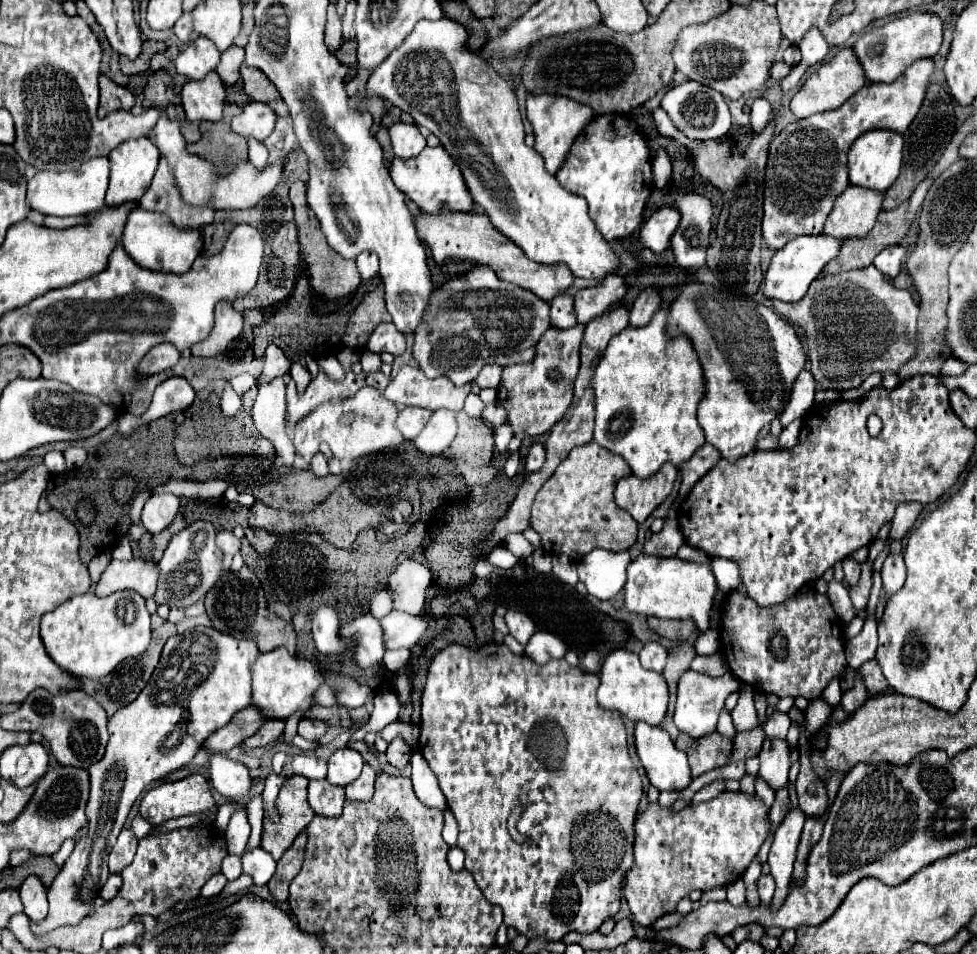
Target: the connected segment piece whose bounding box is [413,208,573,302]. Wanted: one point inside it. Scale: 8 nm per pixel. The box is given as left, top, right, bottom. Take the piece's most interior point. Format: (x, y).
(449, 235)

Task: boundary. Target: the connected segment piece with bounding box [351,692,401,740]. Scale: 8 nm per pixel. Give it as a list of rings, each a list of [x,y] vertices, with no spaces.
[[[383,692],[375,696],[375,710],[371,712],[371,718],[367,724],[363,724],[359,730],[353,732],[351,740],[363,740],[367,732],[379,732],[383,726],[387,726],[389,722],[395,722],[399,718],[399,700],[393,692]]]

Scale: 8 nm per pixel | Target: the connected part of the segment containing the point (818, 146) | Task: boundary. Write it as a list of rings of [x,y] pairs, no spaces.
[[[931,58],[917,60],[891,84],[871,82],[837,110],[791,122],[773,138],[769,148],[763,202],[763,238],[773,252],[781,250],[799,234],[821,234],[835,200],[849,186],[847,152],[853,140],[875,128],[905,132],[925,100],[933,72],[935,62]]]

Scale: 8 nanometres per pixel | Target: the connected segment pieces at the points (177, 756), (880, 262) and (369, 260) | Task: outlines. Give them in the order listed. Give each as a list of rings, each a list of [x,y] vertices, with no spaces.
[[[199,626],[195,630],[189,630],[185,634],[171,636],[163,648],[161,660],[153,672],[153,678],[149,684],[141,690],[135,702],[119,708],[111,718],[109,718],[109,742],[107,742],[107,752],[103,760],[95,762],[89,766],[89,776],[91,776],[91,798],[89,798],[89,830],[85,836],[81,836],[75,844],[73,854],[69,860],[61,866],[61,872],[53,880],[49,888],[49,914],[41,922],[29,922],[31,932],[35,936],[43,936],[55,928],[61,926],[75,926],[79,924],[85,916],[89,916],[95,908],[95,900],[109,878],[107,870],[107,854],[113,848],[113,842],[117,840],[119,832],[123,830],[123,824],[127,820],[127,814],[133,806],[133,802],[139,798],[143,788],[159,780],[177,768],[185,766],[191,762],[191,758],[203,748],[203,742],[229,724],[233,714],[241,712],[251,704],[253,692],[251,692],[251,666],[259,656],[257,642],[251,640],[237,640],[229,634],[221,634],[215,628],[205,628]]]
[[[887,246],[885,250],[881,250],[873,262],[873,266],[877,270],[881,270],[885,276],[895,278],[901,270],[901,264],[907,256],[907,250],[903,246]]]
[[[361,254],[357,256],[357,268],[359,268],[363,282],[369,282],[379,272],[379,258],[375,254]]]

